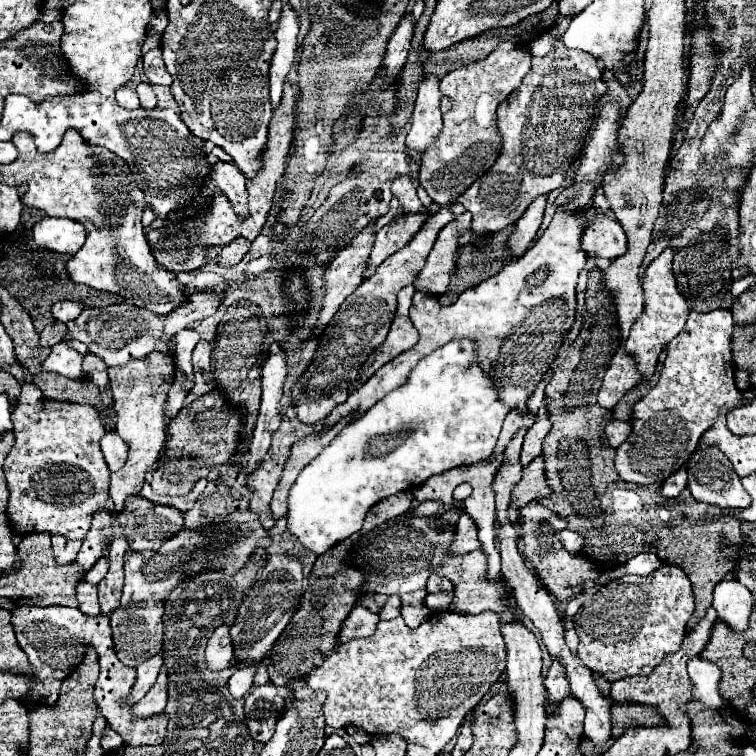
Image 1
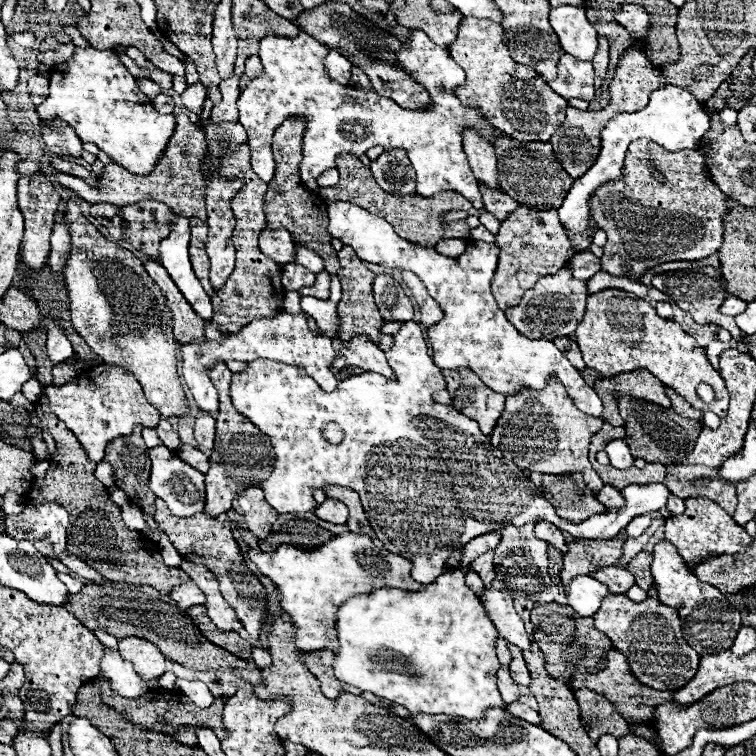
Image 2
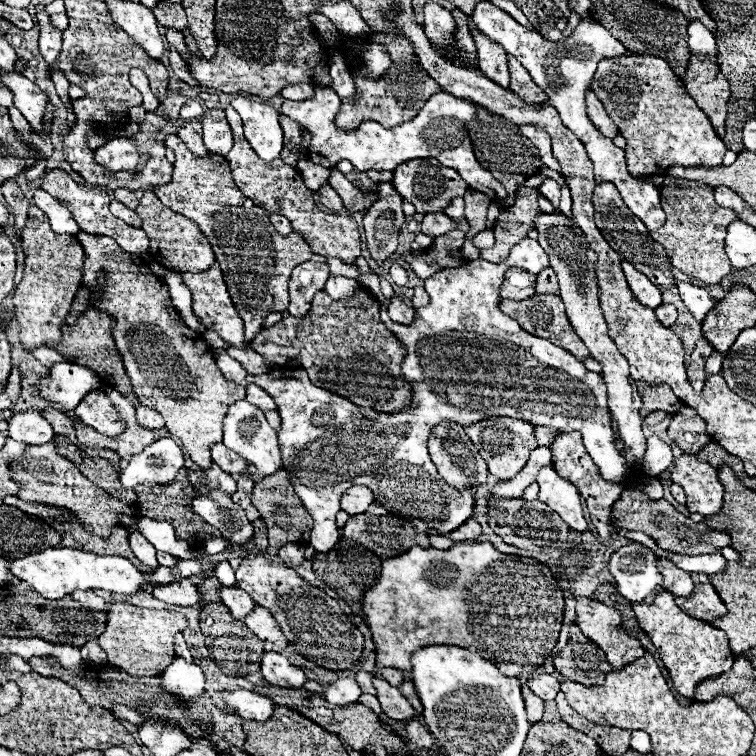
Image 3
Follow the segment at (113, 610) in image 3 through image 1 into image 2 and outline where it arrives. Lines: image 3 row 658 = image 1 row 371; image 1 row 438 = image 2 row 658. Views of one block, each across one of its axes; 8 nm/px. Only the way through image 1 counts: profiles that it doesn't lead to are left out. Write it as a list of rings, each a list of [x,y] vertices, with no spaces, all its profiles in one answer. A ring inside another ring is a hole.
[[[130,636],[130,638],[120,640],[118,650],[124,660],[134,664],[138,676],[144,676],[144,680],[160,678],[166,672],[166,658],[148,640]]]

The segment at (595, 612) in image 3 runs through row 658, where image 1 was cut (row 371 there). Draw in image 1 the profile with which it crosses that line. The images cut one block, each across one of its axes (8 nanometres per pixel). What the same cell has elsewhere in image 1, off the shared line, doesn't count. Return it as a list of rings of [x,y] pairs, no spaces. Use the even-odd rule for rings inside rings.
[[[622,342],[620,350],[612,358],[610,368],[604,374],[604,380],[602,380],[602,386],[600,386],[600,392],[598,392],[598,404],[602,408],[612,410],[620,402],[620,398],[630,388],[634,388],[638,382],[640,382],[640,374],[634,368],[632,356],[626,354],[624,342]]]

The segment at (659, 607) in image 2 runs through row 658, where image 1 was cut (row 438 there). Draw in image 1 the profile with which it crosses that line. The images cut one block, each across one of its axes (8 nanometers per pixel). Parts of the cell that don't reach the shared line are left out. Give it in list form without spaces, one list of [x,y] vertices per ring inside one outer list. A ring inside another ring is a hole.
[[[712,310],[708,314],[692,312],[684,330],[674,340],[668,342],[668,356],[660,380],[640,402],[636,402],[632,412],[632,434],[616,450],[614,464],[624,482],[654,484],[654,482],[664,482],[668,476],[678,472],[688,462],[688,456],[696,450],[700,436],[714,424],[722,406],[738,400],[740,392],[734,386],[736,366],[730,350],[732,328],[734,320],[730,310]]]

